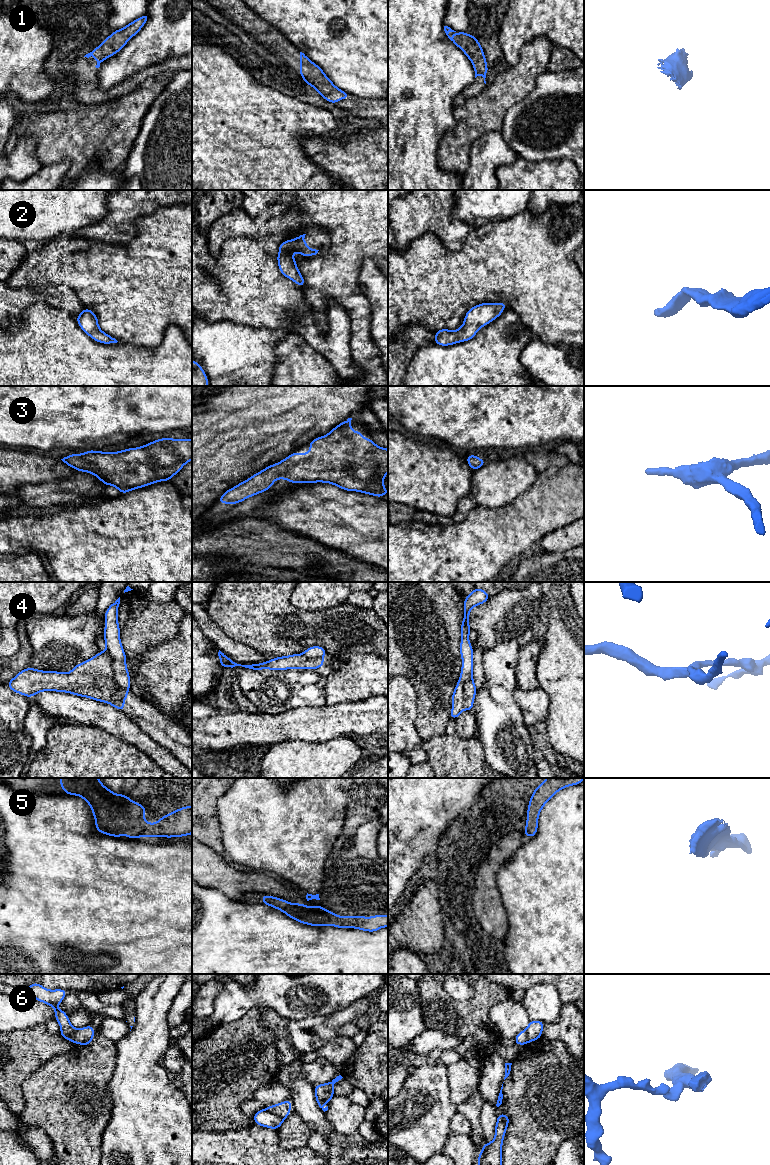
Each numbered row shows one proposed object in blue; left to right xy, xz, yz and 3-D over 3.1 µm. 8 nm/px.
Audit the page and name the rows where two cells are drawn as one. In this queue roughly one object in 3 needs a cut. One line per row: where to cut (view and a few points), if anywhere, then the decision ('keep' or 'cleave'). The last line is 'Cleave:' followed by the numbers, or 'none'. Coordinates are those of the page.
1: no cut; keep
2: no cut; keep
3: no cut; keep
4: cut in xy along (106, 650), (112, 659), (115, 683), (121, 689), (127, 691); cleave
5: no cut; keep
6: cut in xz along (266, 1108), (283, 1119); cleave
Cleave: 4, 6

